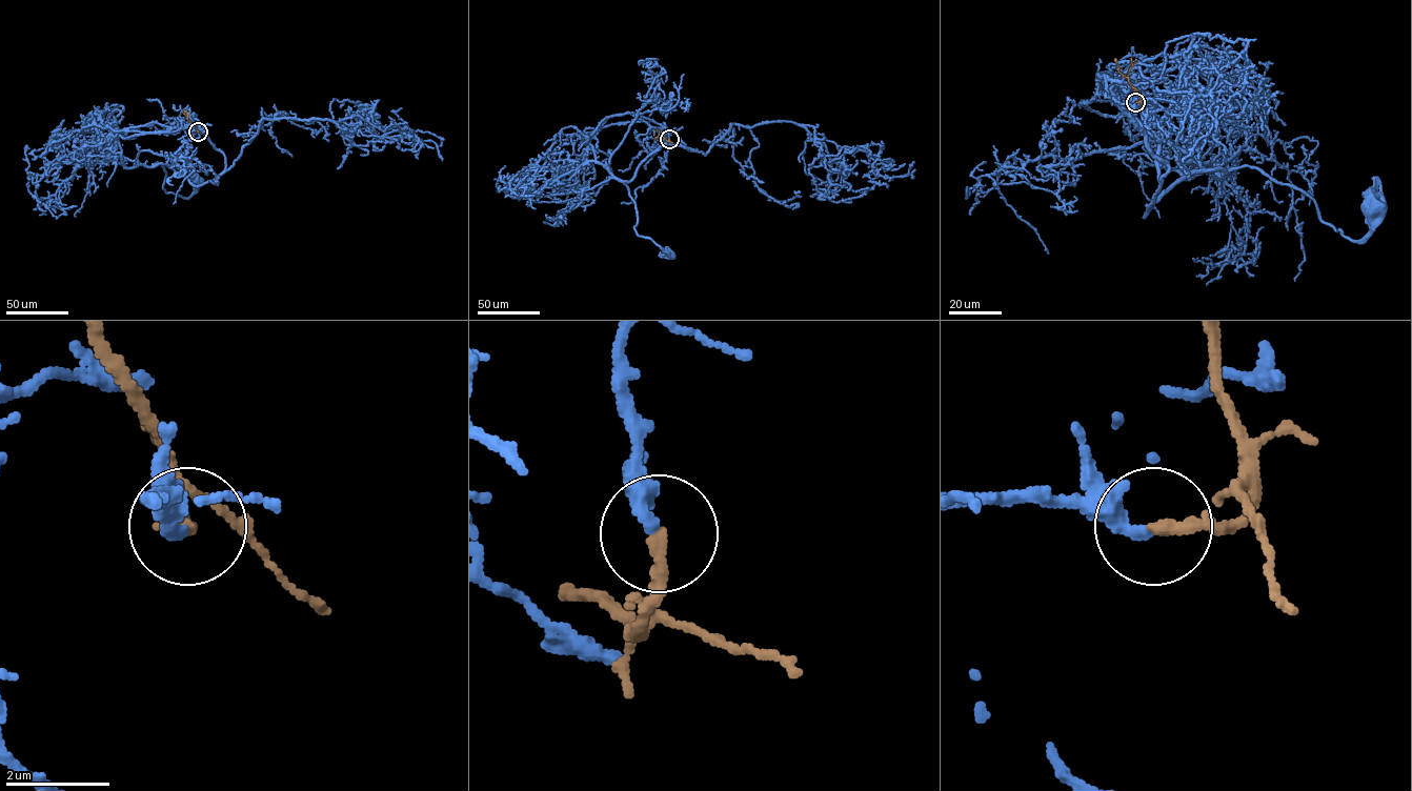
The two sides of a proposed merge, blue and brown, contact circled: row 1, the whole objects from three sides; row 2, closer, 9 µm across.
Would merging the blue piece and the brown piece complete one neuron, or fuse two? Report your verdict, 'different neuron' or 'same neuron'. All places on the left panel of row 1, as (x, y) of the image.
same neuron

